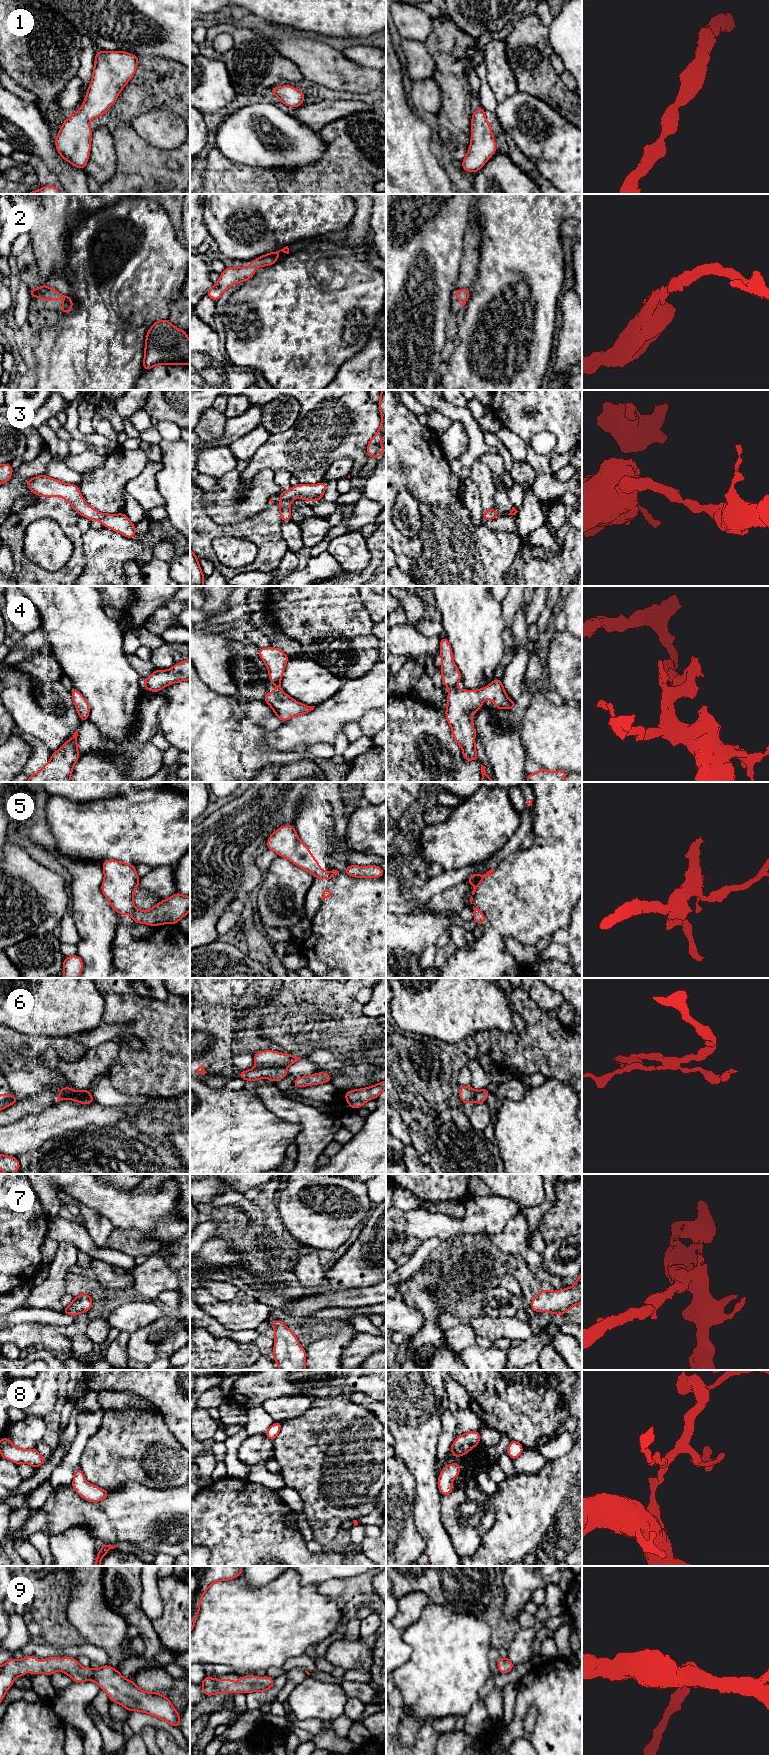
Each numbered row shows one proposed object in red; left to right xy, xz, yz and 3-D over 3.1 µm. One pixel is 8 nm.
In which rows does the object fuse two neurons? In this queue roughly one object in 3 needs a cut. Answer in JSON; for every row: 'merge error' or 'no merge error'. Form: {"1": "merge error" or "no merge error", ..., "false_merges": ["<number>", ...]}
{"1": "no merge error", "2": "no merge error", "3": "no merge error", "4": "no merge error", "5": "merge error", "6": "merge error", "7": "no merge error", "8": "no merge error", "9": "no merge error", "false_merges": ["5", "6"]}

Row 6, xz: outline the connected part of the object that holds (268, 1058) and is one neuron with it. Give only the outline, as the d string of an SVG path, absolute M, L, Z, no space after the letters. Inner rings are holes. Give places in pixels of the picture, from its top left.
M266 1050L254 1053L254 1063L256 1067L288 1067L301 1058L291 1054L285 1054L278 1051Z

